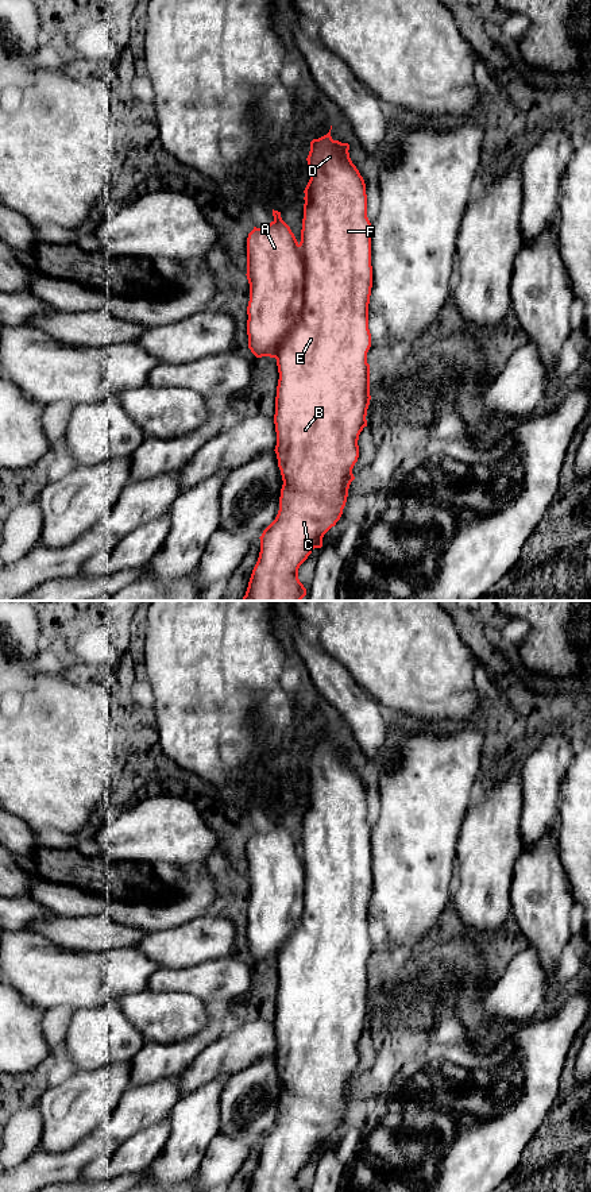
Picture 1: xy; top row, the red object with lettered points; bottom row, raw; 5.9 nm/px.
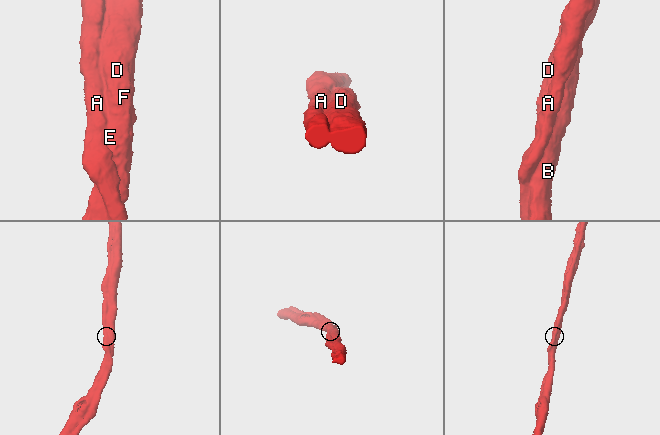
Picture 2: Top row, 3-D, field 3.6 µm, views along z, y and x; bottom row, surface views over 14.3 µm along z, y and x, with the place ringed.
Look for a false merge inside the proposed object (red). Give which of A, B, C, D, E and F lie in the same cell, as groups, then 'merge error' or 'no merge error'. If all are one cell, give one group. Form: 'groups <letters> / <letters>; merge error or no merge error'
groups A B C D E F; no merge error

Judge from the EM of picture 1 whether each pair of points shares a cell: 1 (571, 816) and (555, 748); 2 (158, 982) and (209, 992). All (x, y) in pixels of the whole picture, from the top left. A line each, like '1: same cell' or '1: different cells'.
1: same cell
2: same cell

